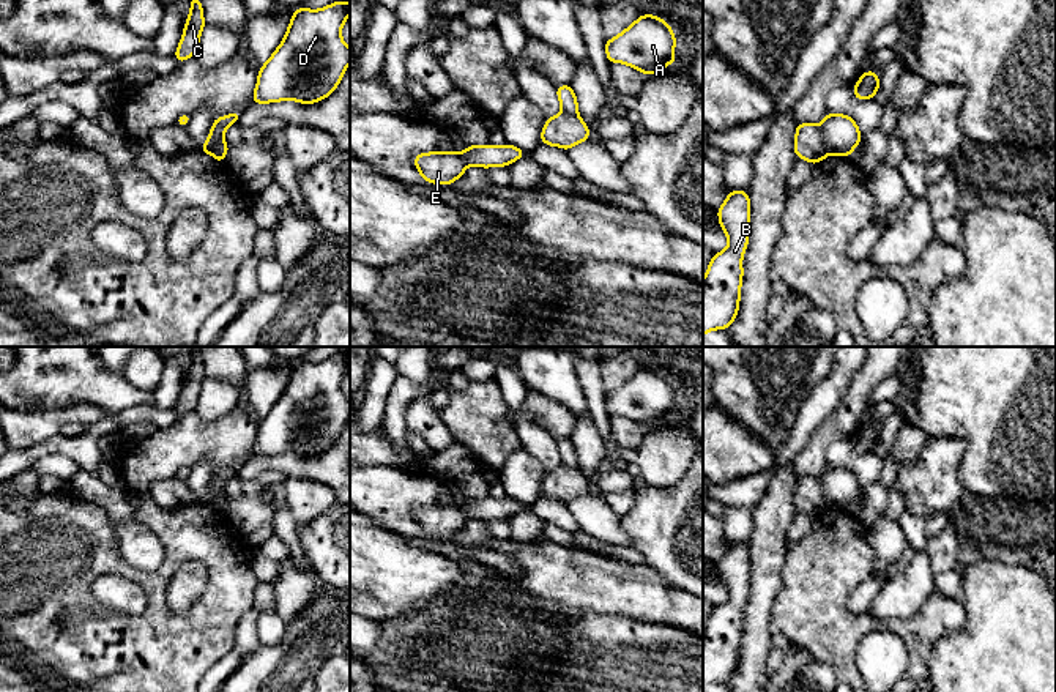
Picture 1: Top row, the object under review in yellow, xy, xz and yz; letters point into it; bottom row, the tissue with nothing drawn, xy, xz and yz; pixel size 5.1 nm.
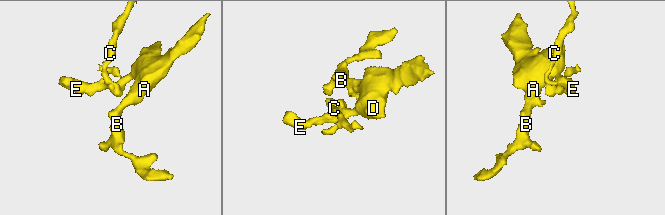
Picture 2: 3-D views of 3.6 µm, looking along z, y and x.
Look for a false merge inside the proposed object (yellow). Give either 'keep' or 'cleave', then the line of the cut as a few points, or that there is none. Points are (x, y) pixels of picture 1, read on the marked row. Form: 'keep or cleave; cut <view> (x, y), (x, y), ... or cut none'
cleave; cut yz (818, 126), (828, 155)

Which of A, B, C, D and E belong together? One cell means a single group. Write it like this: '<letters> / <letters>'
A B D / C E

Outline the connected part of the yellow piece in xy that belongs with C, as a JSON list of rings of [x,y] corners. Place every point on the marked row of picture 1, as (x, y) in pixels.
[[[191,0],[191,11],[184,24],[181,41],[173,57],[178,63],[183,63],[189,57],[195,55],[202,30],[205,28],[203,8],[200,0]]]

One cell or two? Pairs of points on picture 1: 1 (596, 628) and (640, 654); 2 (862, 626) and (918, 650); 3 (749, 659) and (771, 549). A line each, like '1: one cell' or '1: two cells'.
1: one cell
2: one cell
3: one cell

